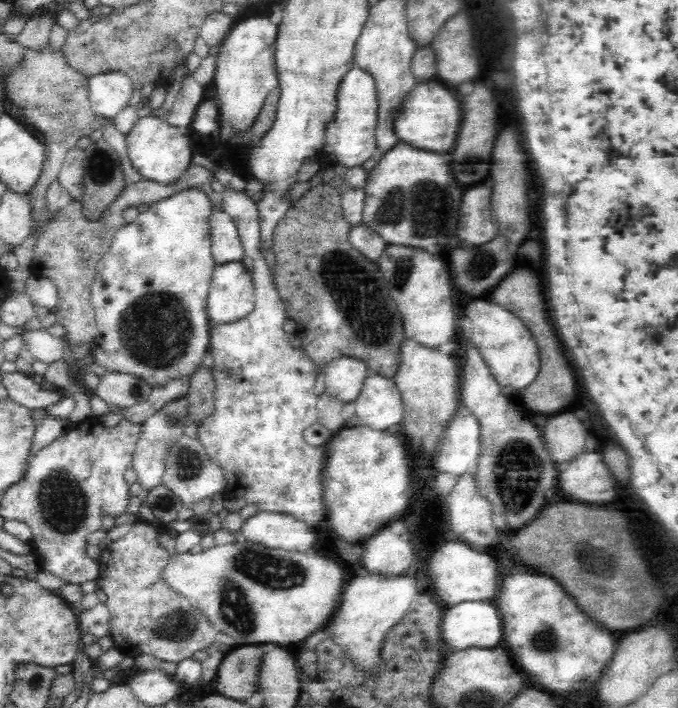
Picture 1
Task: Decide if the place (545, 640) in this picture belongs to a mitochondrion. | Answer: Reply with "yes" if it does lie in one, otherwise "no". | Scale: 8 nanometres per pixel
yes

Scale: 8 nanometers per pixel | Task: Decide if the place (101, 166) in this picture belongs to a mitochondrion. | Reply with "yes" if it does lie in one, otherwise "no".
yes

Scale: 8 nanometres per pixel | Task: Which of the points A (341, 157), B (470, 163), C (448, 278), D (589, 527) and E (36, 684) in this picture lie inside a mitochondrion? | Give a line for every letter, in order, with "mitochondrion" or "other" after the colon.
A: other
B: other
C: other
D: mitochondrion
E: mitochondrion

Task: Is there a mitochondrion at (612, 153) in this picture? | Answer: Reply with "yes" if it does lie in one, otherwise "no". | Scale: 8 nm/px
no

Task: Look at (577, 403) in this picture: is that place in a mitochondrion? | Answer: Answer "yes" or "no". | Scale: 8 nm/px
no

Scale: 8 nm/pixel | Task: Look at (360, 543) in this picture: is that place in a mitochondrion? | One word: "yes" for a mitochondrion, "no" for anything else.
no

